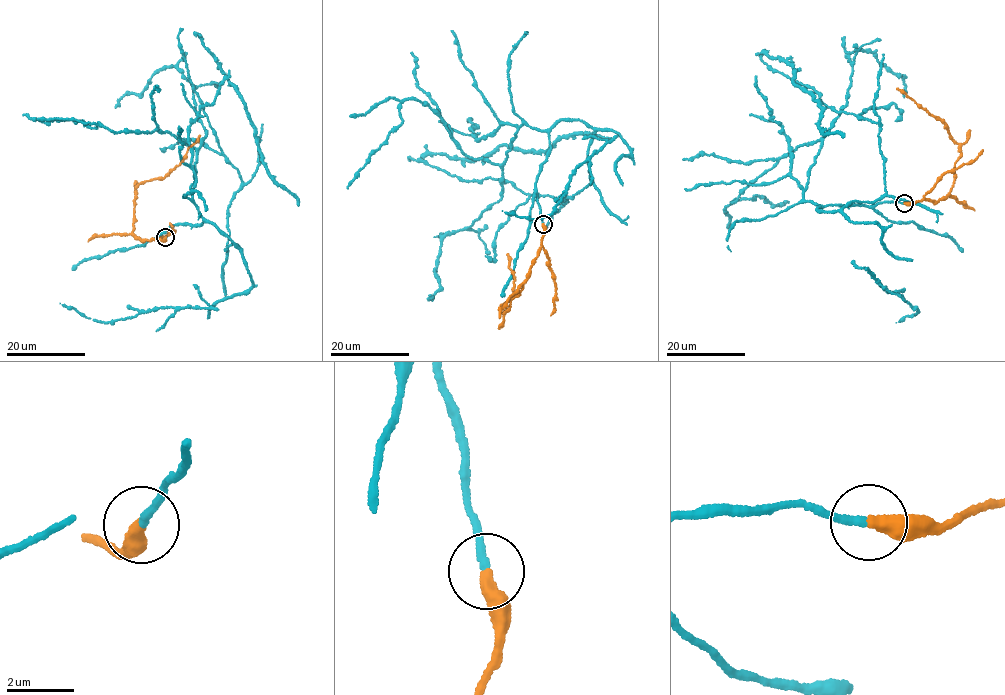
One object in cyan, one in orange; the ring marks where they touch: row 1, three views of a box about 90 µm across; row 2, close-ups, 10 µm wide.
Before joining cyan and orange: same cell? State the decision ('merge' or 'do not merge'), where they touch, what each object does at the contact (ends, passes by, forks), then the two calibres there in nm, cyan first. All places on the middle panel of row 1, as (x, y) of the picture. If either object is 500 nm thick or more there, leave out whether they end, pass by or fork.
merge; place (543, 224); cyan ends; orange ends; calibres 220 and 420 nm

